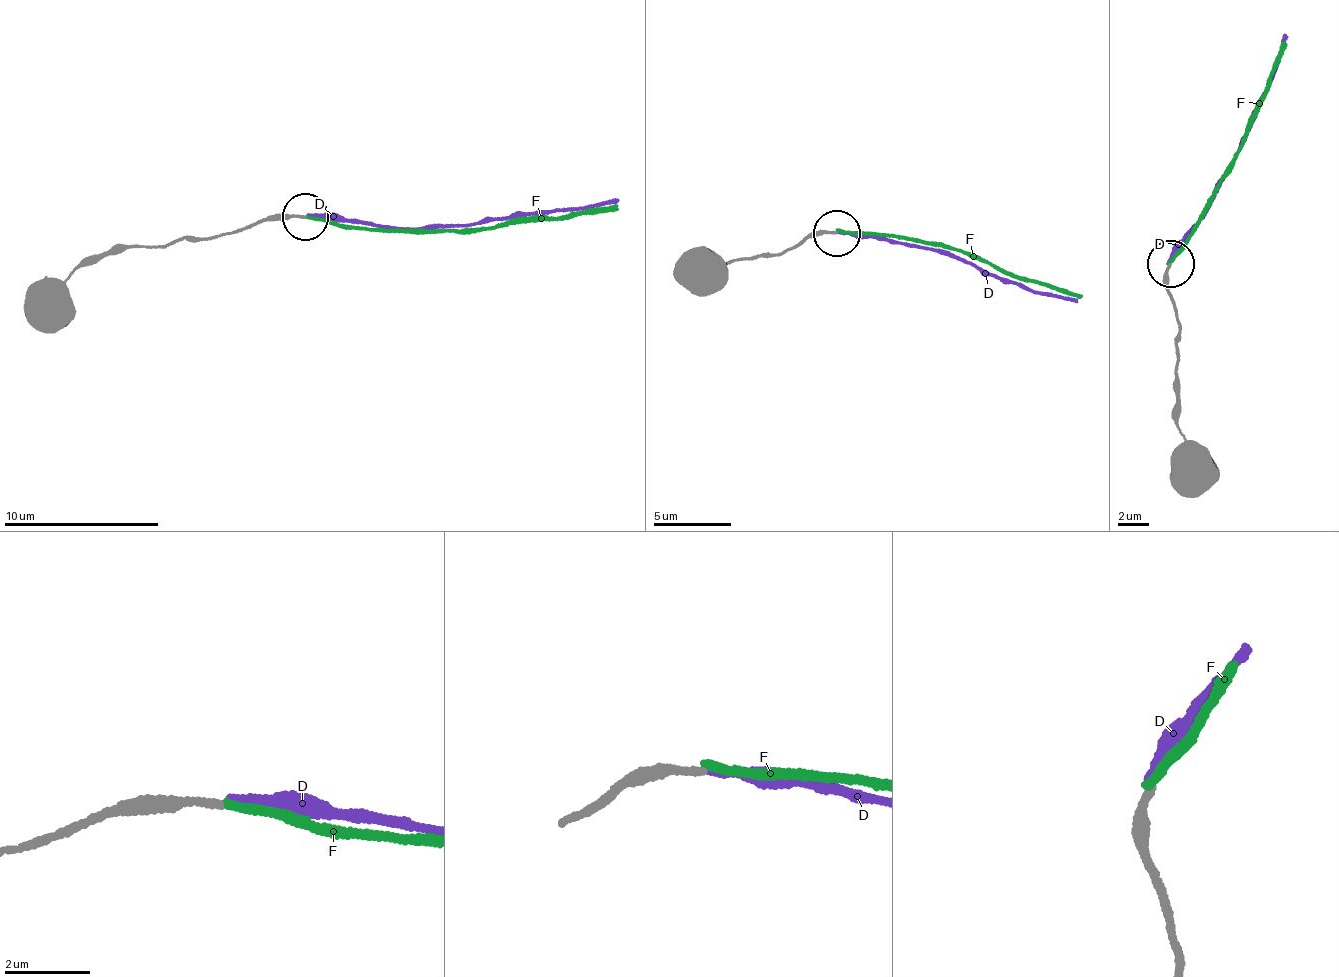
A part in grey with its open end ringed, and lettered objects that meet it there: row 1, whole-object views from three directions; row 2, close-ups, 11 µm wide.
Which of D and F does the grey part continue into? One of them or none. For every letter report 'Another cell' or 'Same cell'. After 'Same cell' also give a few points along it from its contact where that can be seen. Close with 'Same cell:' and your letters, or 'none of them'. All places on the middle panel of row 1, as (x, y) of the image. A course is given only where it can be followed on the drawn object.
D: Another cell
F: Another cell
Same cell: none of them

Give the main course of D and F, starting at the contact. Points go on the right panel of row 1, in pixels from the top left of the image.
D: (1169, 264), (1219, 193), (1271, 86), (1286, 34)
F: (1169, 264), (1203, 221), (1234, 169), (1286, 41)

